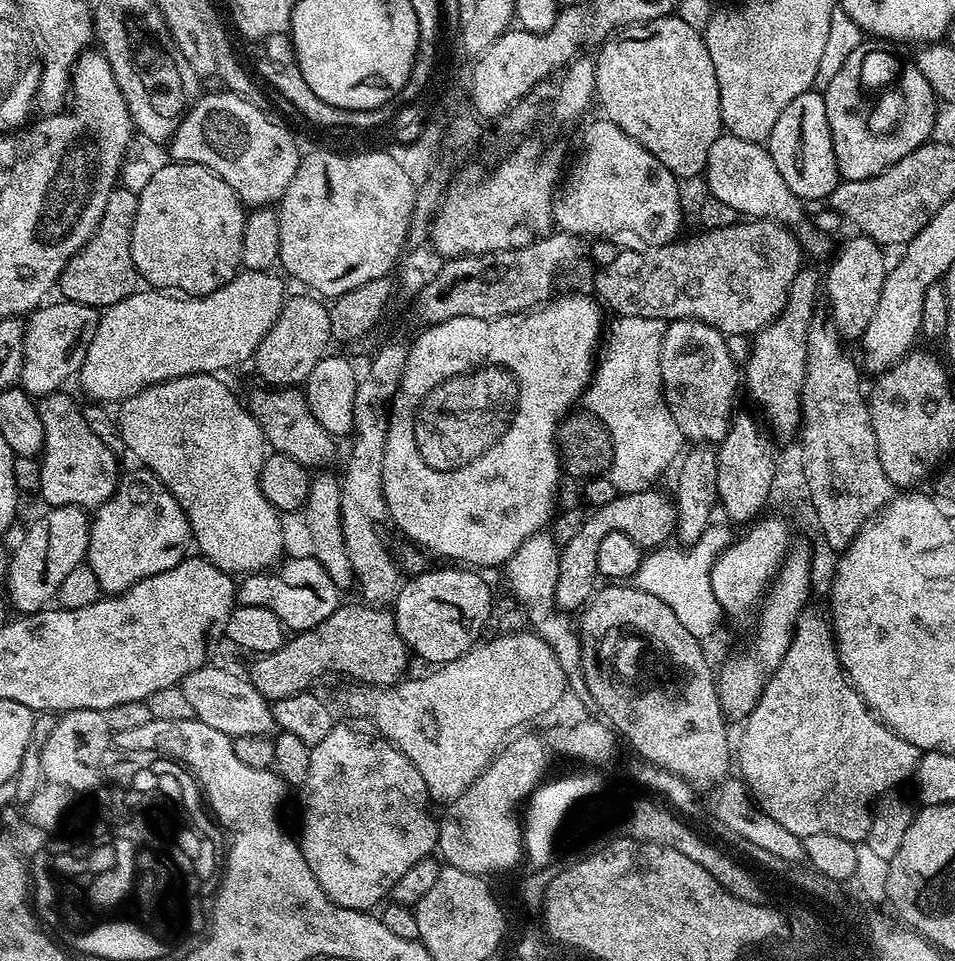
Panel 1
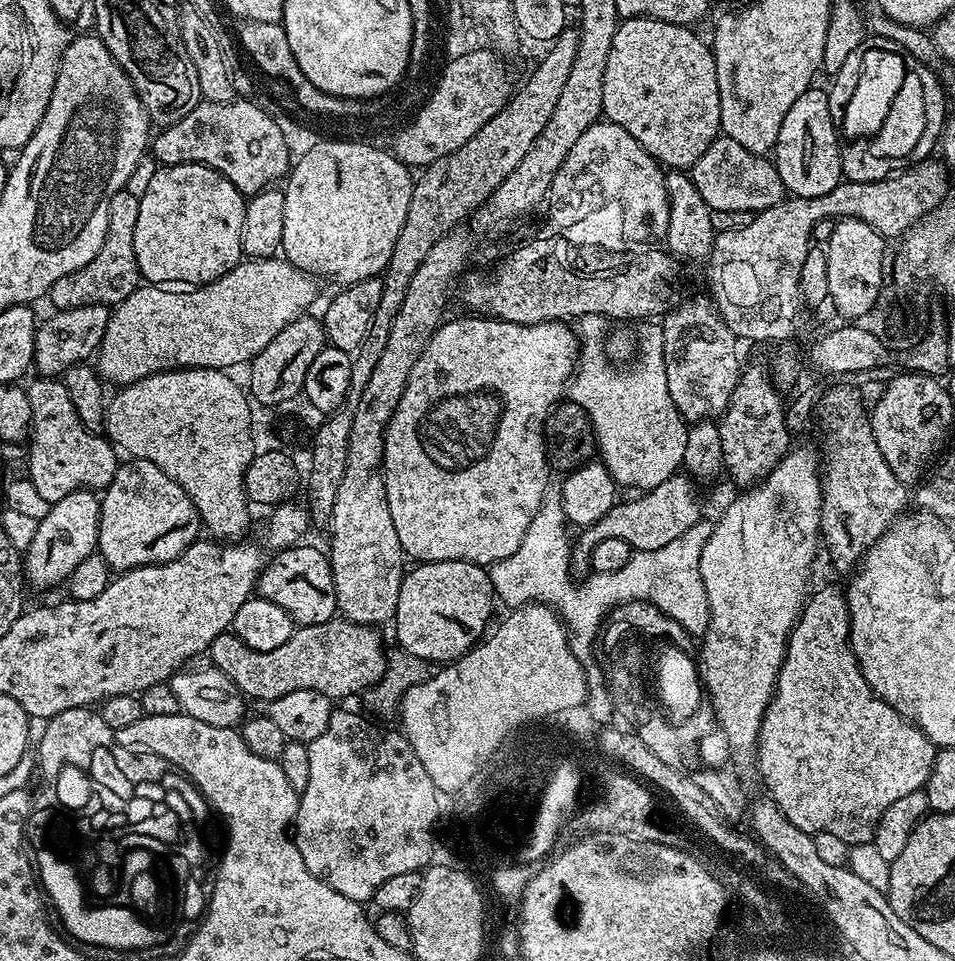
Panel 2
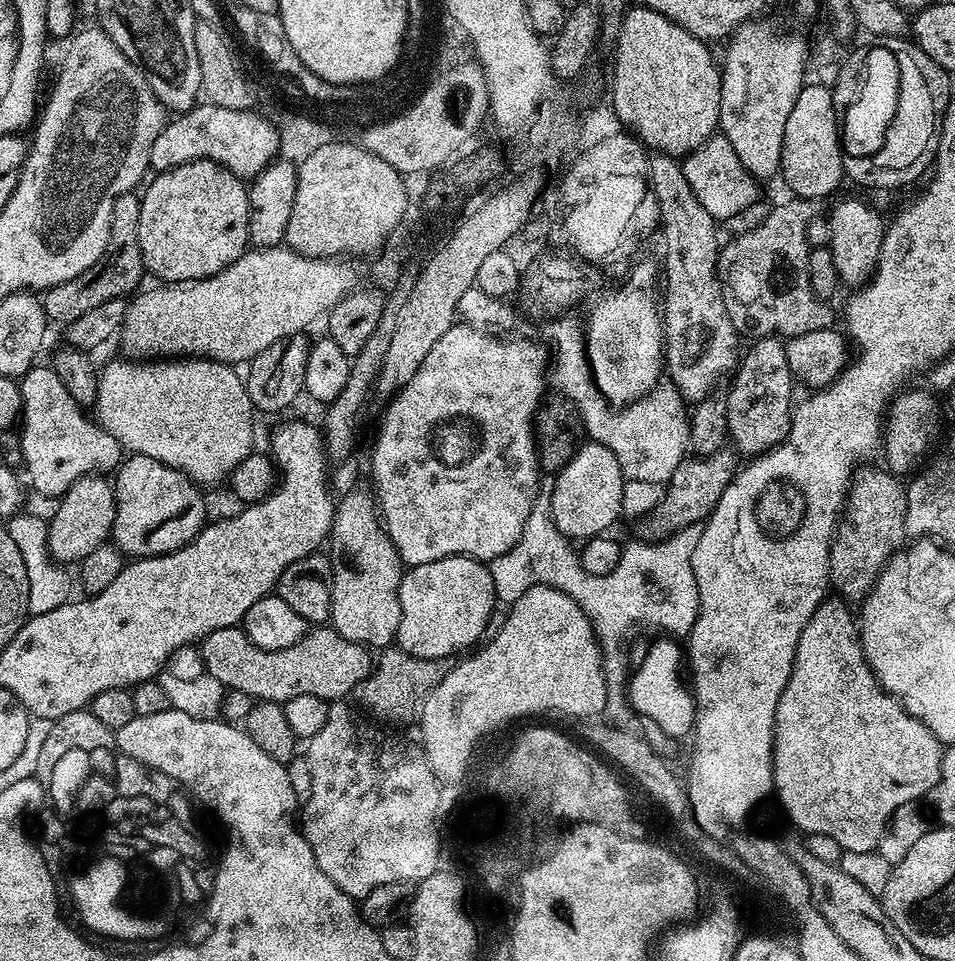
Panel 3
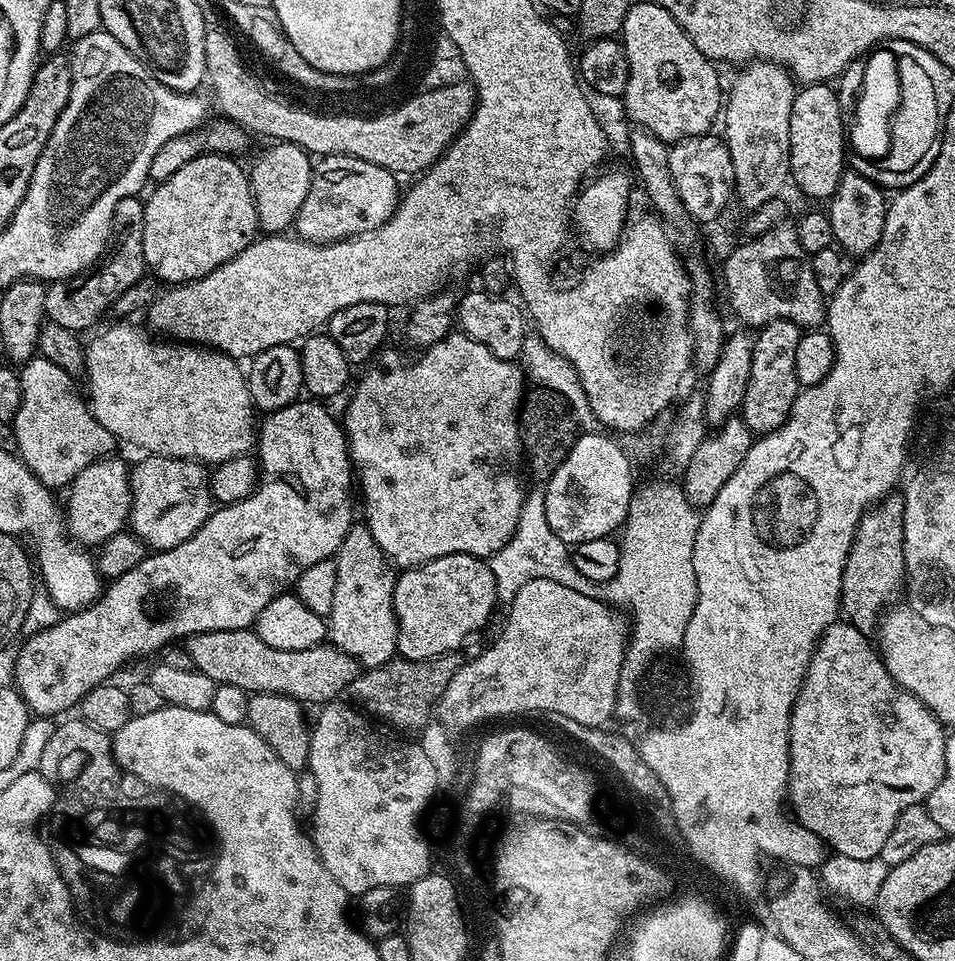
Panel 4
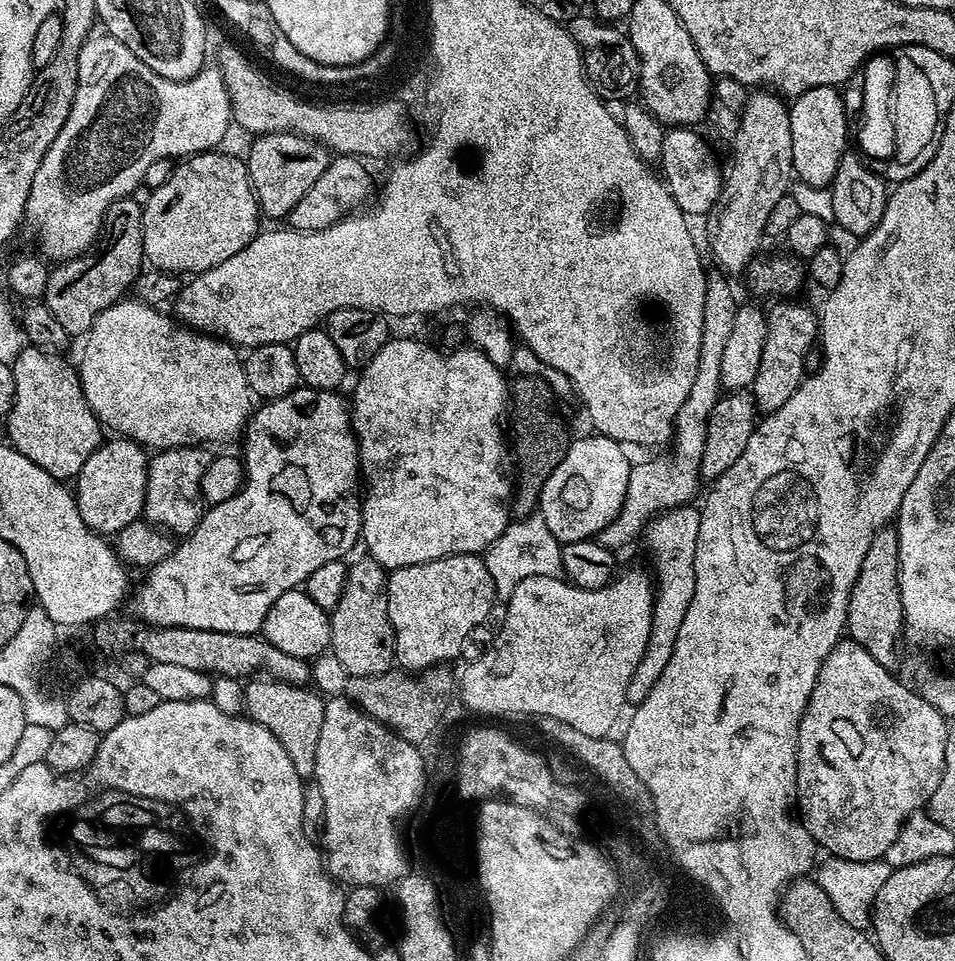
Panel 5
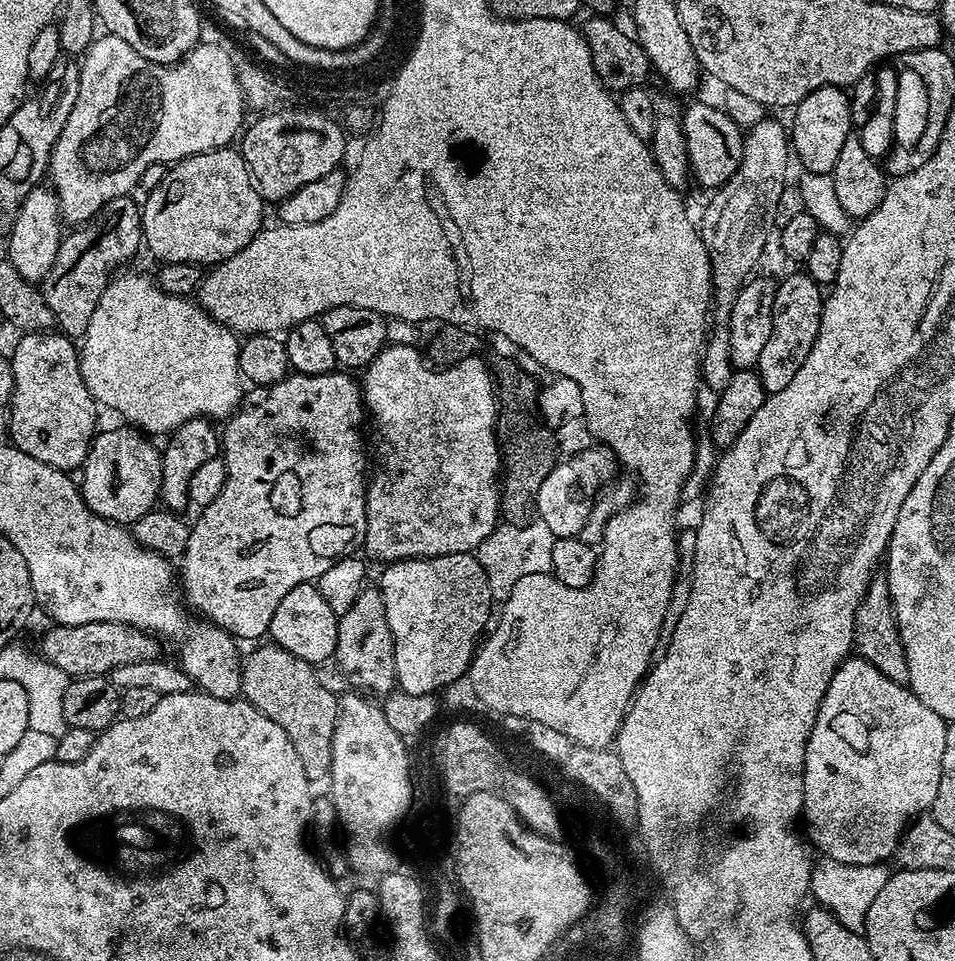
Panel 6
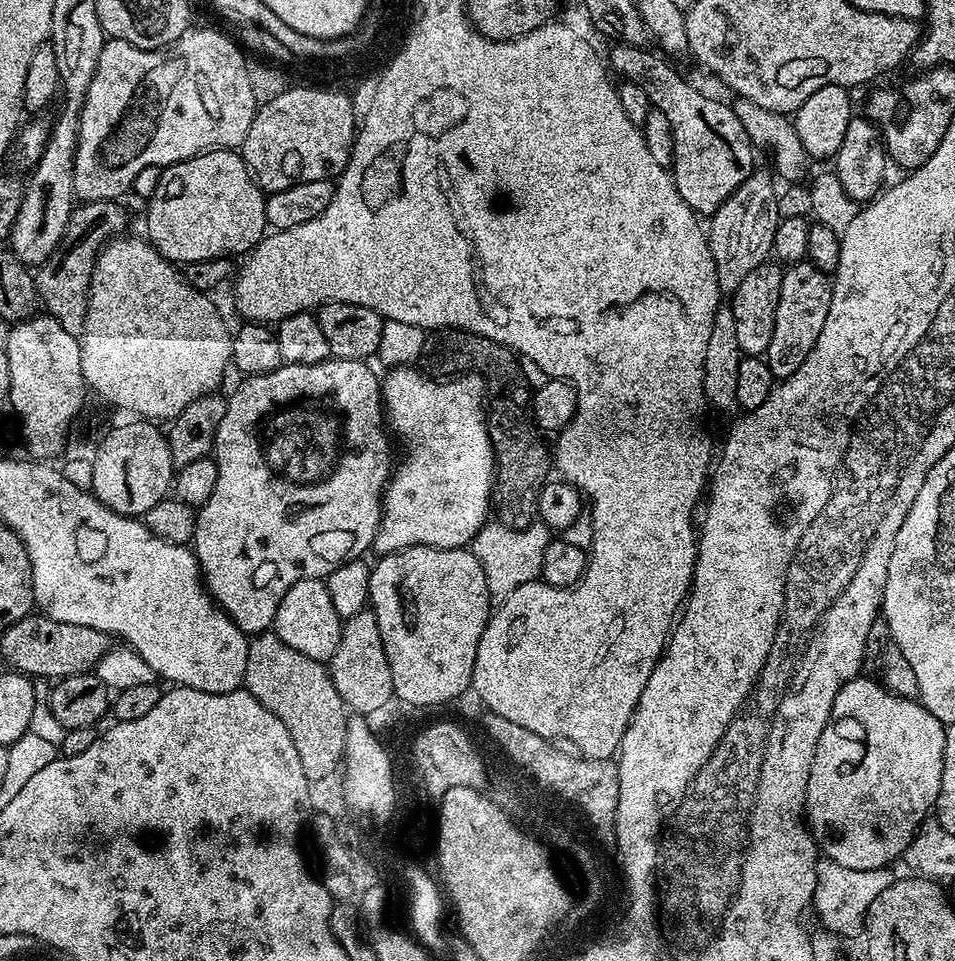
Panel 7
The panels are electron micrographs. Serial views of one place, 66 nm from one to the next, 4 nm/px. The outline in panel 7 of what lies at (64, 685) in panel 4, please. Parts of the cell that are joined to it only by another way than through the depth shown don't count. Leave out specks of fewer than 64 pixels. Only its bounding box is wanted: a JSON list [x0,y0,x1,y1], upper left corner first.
[194,358,394,634]

